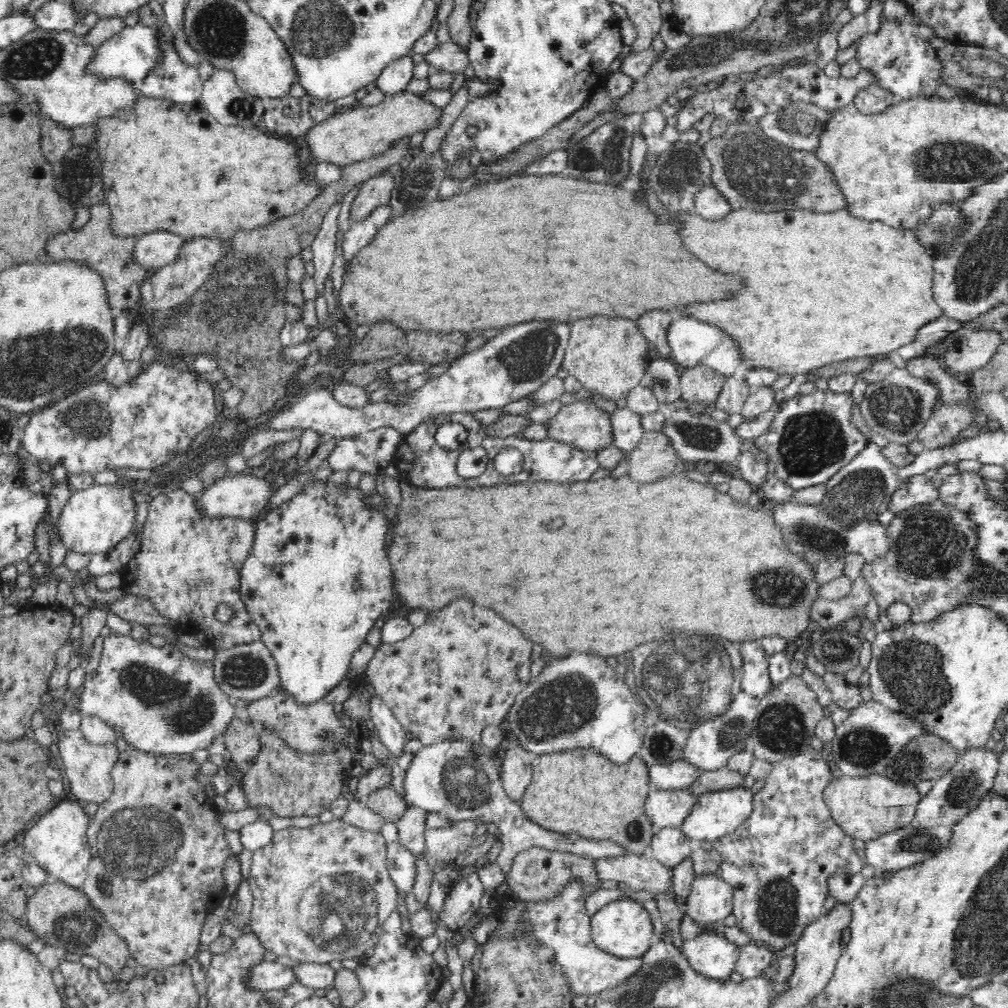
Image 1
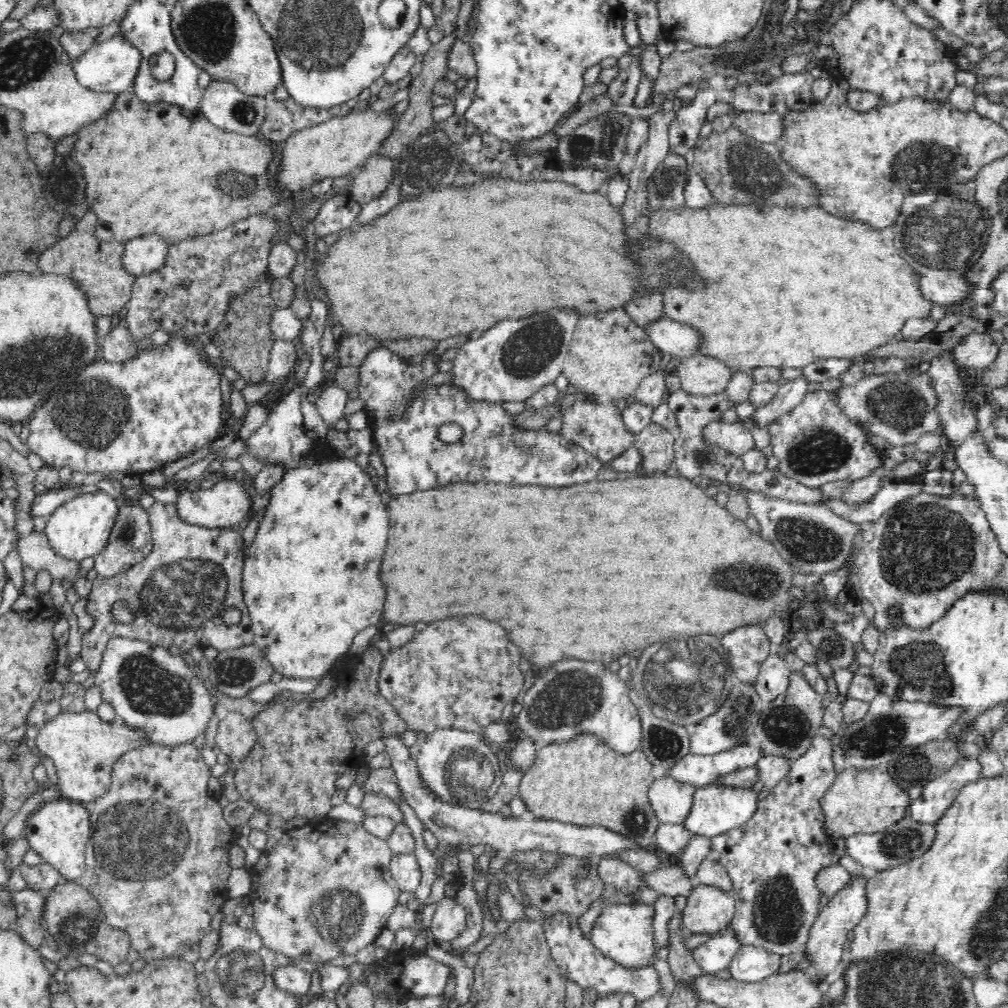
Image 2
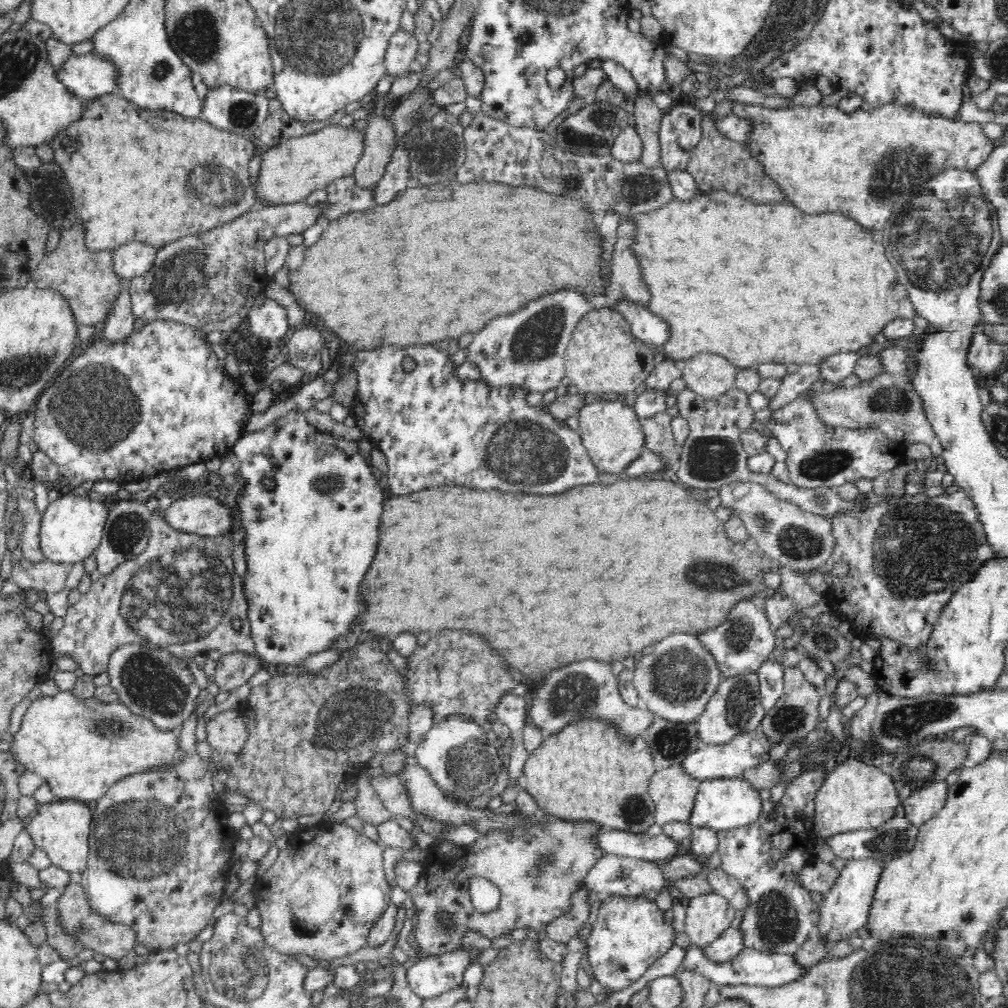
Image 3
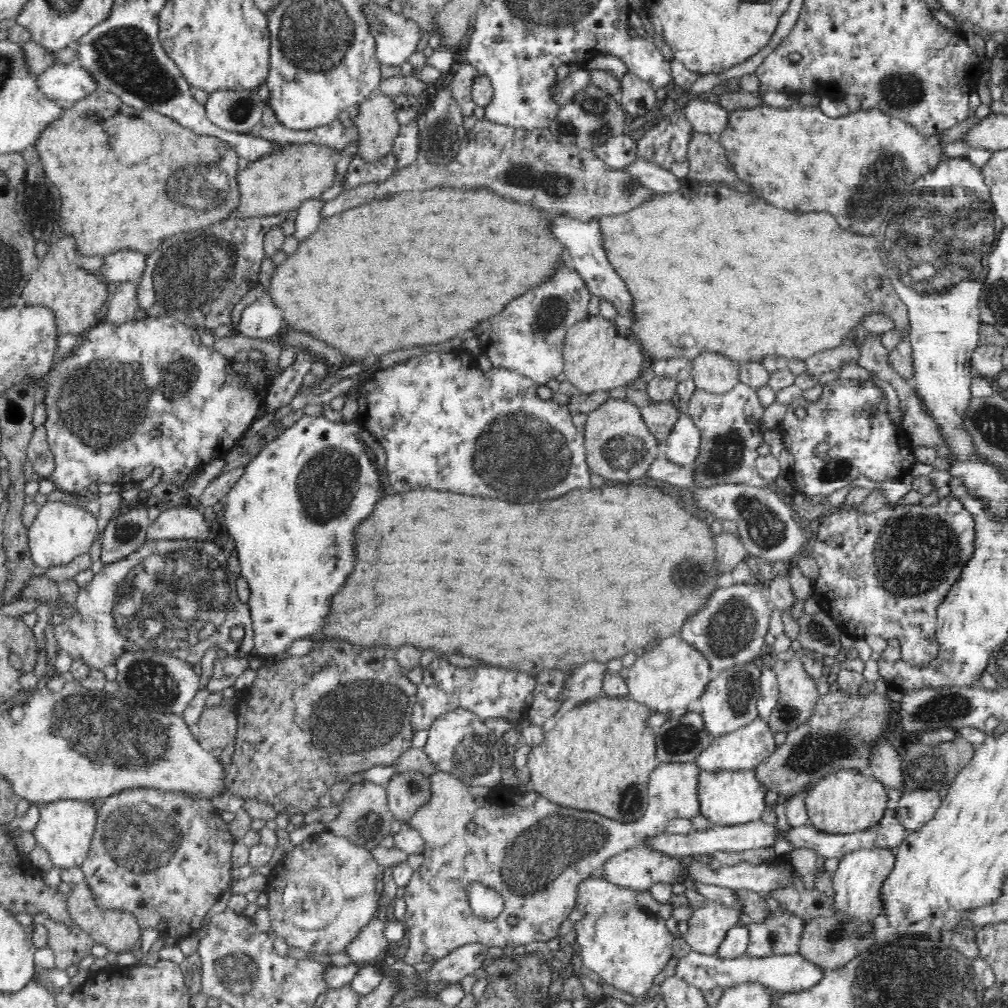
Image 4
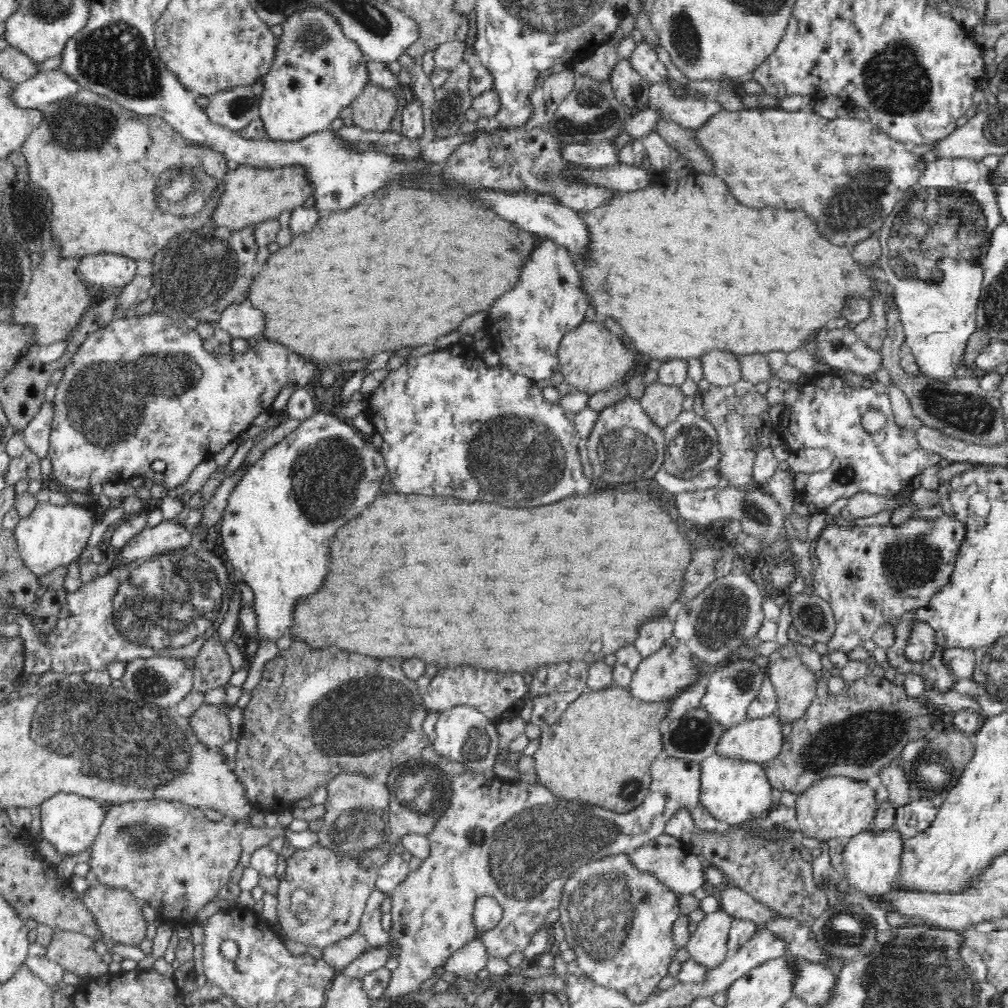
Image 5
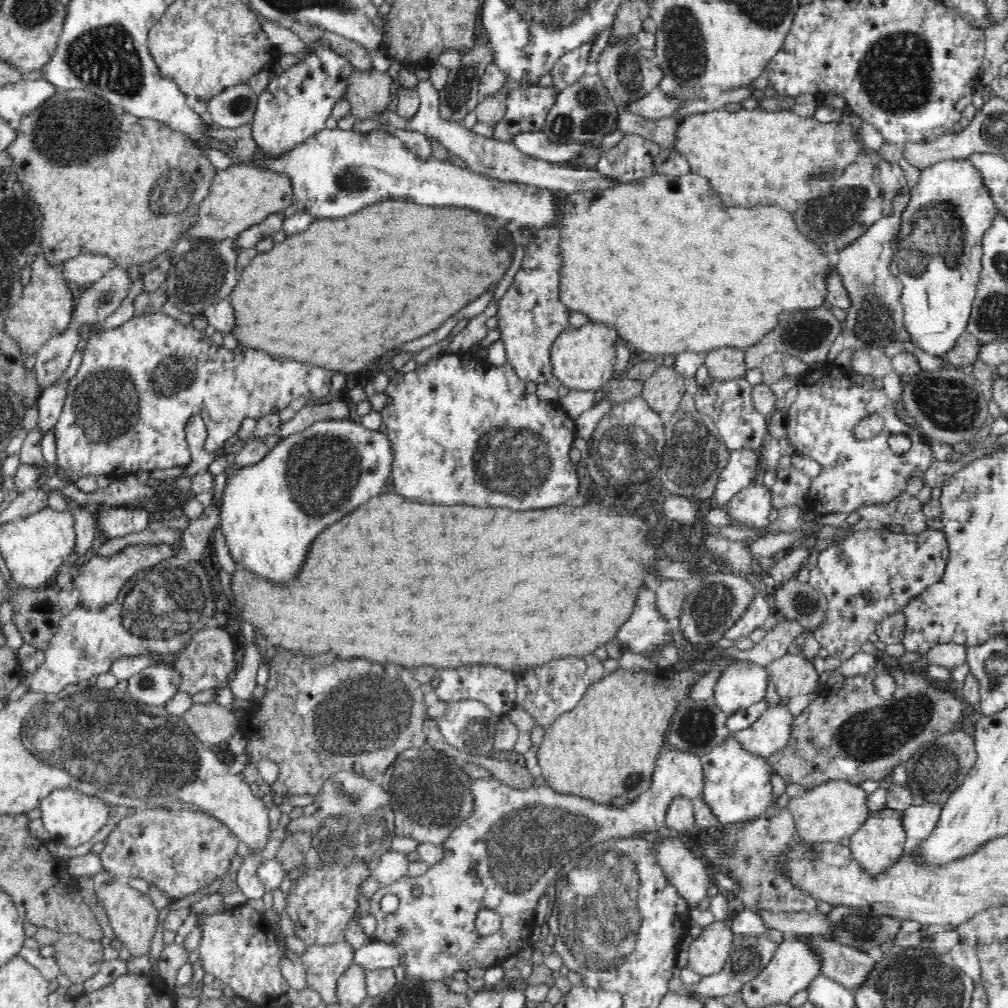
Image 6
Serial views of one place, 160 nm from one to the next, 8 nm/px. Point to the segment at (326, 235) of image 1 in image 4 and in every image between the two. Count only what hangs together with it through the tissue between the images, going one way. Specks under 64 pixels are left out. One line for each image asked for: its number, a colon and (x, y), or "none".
2: (311, 581)
3: (311, 507)
4: (293, 512)

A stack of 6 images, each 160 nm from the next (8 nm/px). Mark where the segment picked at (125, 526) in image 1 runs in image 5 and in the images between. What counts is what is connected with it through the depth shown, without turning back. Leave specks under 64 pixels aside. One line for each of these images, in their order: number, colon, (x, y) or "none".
2: (81, 527)
3: (72, 526)
4: (62, 531)
5: (50, 536)

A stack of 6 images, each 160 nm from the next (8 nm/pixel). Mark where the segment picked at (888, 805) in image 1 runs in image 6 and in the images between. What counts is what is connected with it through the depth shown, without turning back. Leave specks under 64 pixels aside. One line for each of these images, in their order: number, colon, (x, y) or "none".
2: (869, 801)
3: (855, 796)
4: (849, 800)
5: (840, 807)
6: (835, 809)

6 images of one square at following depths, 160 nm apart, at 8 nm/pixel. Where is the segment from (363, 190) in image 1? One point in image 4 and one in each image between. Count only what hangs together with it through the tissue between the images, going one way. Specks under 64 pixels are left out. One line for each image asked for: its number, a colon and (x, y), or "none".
2: (378, 174)
3: (380, 142)
4: (376, 123)

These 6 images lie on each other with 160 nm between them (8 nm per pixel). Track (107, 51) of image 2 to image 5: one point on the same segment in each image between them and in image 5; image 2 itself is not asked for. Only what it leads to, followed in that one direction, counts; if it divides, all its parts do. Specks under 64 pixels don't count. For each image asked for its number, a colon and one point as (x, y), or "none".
3: (91, 75)
4: (67, 83)
5: (44, 88)

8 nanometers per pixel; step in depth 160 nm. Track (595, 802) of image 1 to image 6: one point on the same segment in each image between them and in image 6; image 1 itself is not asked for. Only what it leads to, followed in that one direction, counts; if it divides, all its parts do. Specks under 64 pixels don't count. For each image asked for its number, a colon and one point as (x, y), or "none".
2: (582, 782)
3: (587, 772)
4: (598, 758)
5: (586, 756)
6: (604, 749)

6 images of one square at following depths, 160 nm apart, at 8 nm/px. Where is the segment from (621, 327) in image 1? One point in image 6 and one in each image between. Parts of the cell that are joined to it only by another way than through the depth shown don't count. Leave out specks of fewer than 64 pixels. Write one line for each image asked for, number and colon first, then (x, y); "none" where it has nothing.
2: (608, 354)
3: (604, 357)
4: (599, 354)
5: (591, 358)
6: (583, 359)

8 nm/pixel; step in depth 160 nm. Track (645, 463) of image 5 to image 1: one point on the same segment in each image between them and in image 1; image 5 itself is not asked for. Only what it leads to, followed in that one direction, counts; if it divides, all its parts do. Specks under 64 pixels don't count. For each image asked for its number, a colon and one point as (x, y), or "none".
1: (581, 424)
2: (599, 429)
3: (610, 431)
4: (619, 448)

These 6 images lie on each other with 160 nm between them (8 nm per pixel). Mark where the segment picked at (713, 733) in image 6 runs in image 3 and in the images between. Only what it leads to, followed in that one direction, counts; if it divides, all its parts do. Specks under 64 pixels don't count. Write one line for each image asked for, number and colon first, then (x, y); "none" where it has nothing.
3: (670, 743)
4: (680, 739)
5: (692, 737)

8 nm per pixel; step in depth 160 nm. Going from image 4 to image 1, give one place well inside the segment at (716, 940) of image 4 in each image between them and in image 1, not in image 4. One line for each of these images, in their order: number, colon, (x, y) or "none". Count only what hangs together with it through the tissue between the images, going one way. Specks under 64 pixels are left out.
1: (710, 900)
2: (710, 909)
3: (709, 915)

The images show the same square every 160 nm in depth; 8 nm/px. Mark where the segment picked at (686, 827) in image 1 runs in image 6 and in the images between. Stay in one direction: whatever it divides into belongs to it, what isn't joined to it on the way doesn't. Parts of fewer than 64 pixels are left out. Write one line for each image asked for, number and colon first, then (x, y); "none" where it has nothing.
2: (716, 809)
3: (722, 804)
4: (728, 798)
5: (736, 793)
6: (737, 788)

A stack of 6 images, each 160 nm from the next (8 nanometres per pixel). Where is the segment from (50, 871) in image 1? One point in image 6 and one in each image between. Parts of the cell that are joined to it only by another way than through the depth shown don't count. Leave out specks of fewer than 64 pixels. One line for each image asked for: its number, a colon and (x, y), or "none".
2: (58, 830)
3: (61, 828)
4: (65, 828)
5: (70, 823)
6: (71, 817)

